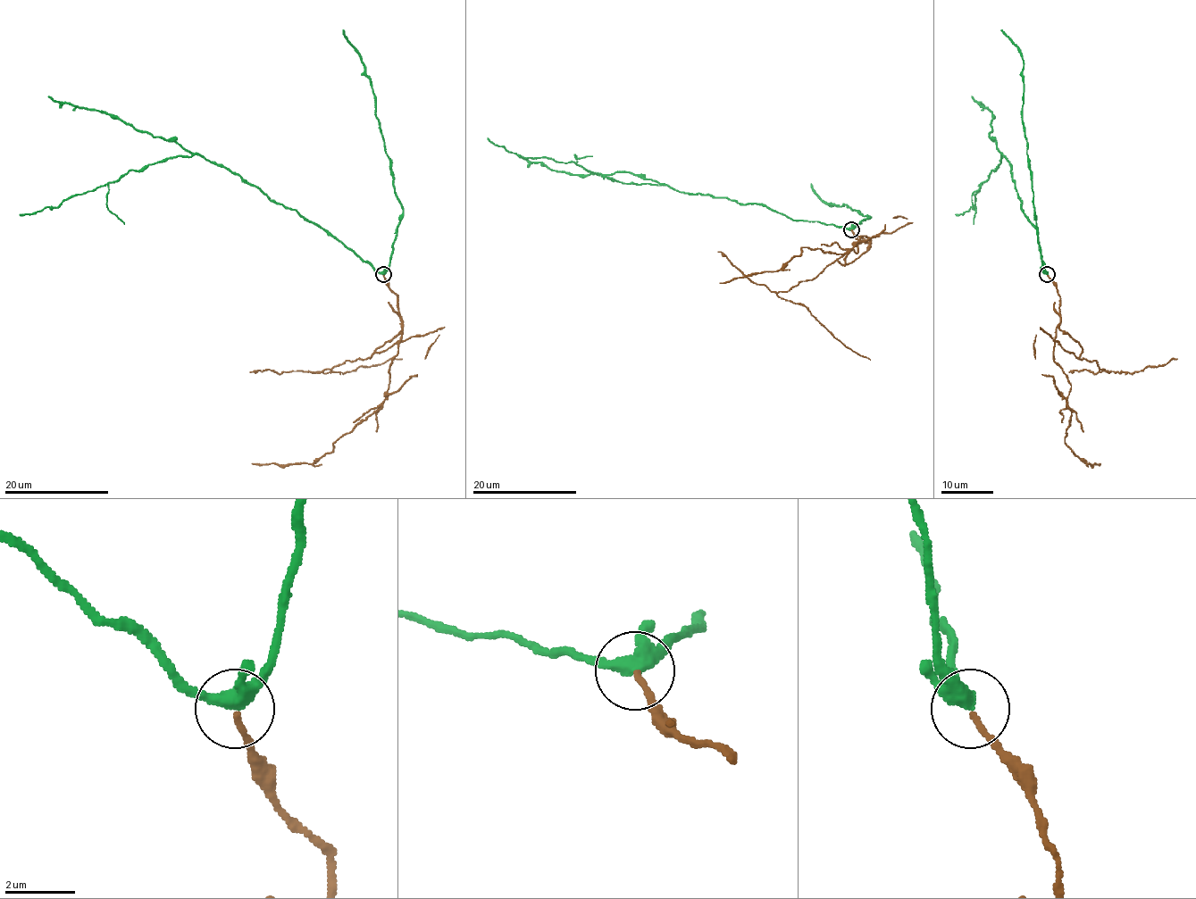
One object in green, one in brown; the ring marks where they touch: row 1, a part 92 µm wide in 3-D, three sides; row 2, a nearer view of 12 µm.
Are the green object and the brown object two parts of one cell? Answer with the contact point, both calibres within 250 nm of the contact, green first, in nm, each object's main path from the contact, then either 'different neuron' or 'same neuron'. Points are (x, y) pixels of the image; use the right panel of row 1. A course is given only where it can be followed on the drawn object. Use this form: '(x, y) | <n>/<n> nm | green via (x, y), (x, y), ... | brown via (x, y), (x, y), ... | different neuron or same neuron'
(1047, 274) | 340/140 nm | green via (1047, 274), (1037, 230), (1021, 209), (1009, 163), (1001, 154), (974, 195), (974, 207), (955, 214) | brown via (1047, 274), (1060, 296), (1054, 360), (1071, 385), (1066, 403), (1071, 421), (1064, 442), (1086, 463), (1100, 463) | different neuron

